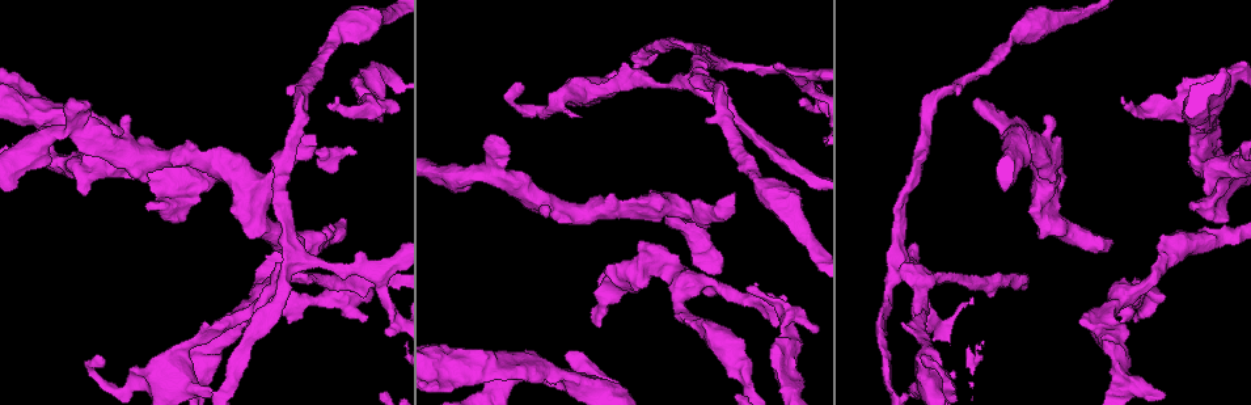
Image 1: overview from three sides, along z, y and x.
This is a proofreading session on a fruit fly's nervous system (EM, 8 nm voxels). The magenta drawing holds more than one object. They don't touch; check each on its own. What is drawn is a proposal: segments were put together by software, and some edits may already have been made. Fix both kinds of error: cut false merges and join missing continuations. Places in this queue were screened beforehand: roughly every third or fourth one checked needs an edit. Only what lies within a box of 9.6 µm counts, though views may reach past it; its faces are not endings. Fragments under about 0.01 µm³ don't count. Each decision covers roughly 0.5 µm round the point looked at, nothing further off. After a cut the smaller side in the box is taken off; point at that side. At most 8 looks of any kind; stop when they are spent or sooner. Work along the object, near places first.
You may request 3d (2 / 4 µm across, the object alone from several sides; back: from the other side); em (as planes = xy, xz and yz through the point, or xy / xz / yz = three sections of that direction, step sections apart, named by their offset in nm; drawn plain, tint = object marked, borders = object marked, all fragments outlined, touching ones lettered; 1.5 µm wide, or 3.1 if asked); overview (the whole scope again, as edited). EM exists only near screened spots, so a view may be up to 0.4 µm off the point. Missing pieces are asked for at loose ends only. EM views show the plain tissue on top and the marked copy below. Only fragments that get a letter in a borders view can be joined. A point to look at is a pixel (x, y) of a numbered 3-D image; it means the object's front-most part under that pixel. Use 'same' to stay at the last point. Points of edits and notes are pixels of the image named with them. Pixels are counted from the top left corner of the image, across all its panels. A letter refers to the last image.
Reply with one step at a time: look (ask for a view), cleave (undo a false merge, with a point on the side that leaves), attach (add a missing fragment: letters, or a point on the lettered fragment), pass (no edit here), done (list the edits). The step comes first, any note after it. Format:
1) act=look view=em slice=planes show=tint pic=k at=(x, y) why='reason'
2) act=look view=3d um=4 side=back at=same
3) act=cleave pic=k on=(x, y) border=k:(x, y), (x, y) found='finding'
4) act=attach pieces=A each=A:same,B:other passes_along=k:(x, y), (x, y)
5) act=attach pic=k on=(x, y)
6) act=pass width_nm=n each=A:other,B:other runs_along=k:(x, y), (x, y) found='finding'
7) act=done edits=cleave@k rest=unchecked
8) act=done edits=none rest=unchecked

act=look view=3d um=4 pic=1 at=(1164, 394)

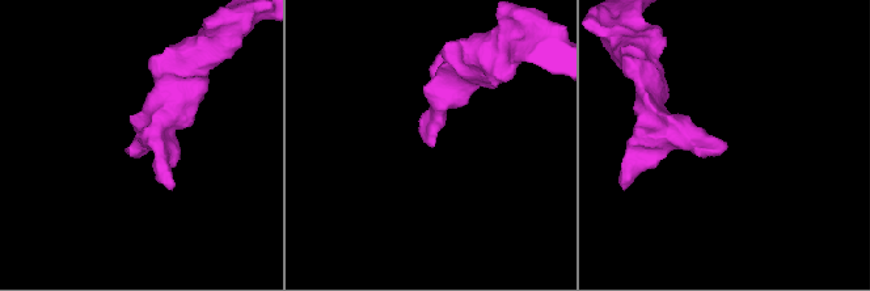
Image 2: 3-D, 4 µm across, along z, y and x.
act=look view=em slice=yz step=4 show=borders pic=2 at=(134, 143)

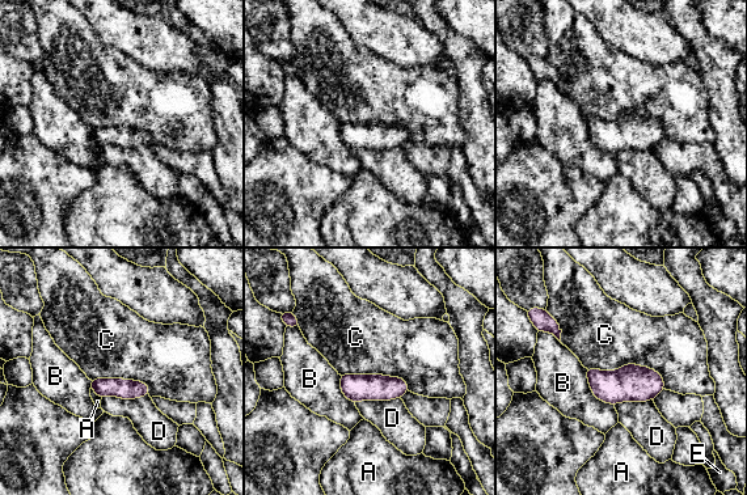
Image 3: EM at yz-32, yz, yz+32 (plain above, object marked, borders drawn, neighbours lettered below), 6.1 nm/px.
act=pass each=A:other,B:other,C:other,D:other,E:other found='no lettered fragment goes on from it'

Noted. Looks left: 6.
act=look view=em slice=xy step=8 show=borders pic=1 at=(389, 337) why='branch stops here'

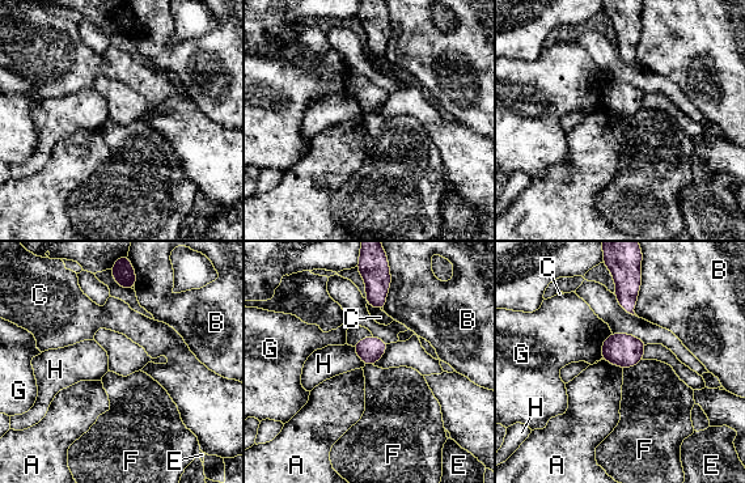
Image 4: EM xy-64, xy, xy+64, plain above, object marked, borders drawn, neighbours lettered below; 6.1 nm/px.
act=pass longest_contact=B:220nm each=A:other,B:other,C:other,E:other,F:other,G:other,H:other border=4:(642, 359), (623, 368) found='no lettered fragment goes on from it'

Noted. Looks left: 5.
act=look view=em slice=planes show=borders pic=1 at=(363, 319) why='branch stops here'

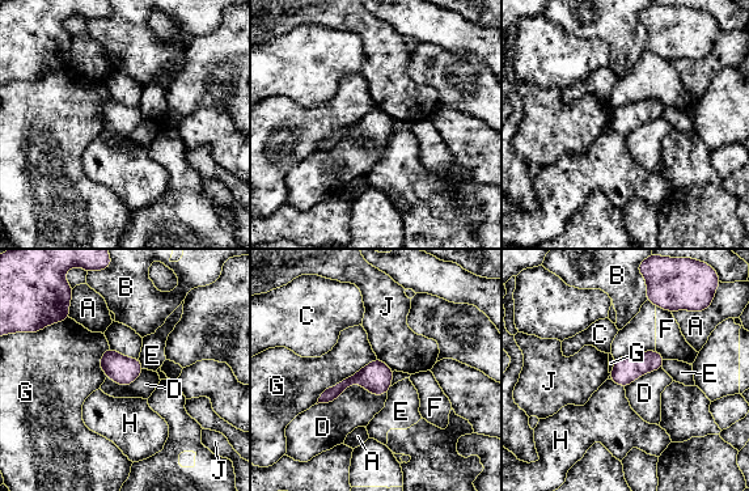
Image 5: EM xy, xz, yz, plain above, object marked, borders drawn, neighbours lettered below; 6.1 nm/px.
act=pass each=A:other,B:other,C:other,D:other,E:other,F:other,G:other,H:other,J:other border=5:(386, 392), (350, 384), (316, 405) found='none of them fits'

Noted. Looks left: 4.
act=done edits=none rest=unchecked

